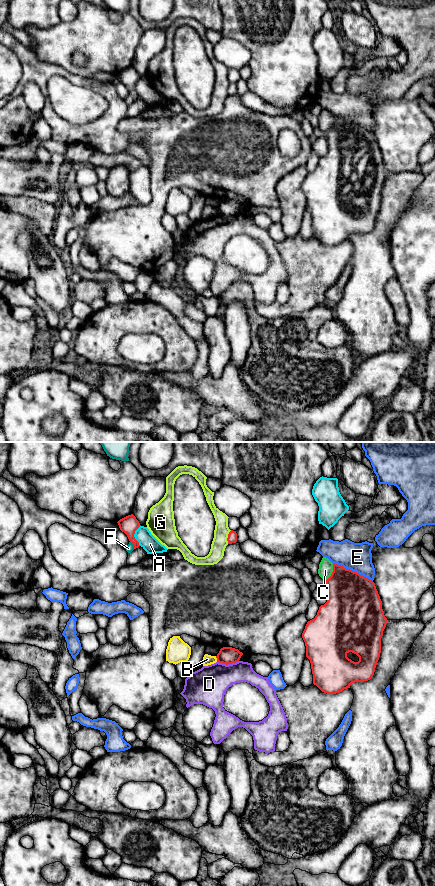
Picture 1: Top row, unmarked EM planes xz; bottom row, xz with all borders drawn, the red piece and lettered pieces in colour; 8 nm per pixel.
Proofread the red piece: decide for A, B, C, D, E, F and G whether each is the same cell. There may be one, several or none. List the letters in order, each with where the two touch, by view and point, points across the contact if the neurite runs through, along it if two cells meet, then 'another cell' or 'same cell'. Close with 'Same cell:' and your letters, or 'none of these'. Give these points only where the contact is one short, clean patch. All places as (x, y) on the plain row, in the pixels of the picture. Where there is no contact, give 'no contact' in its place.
A: meets red in xz at (133, 87); another cell
B: meets red in xz at (217, 211); border along xz (215, 208), (217, 213); another cell
C: meets red in xz at (332, 124); another cell
D: meets red in xz at (227, 216); another cell
E: meets red in xz at (353, 123); another cell
F: meets red in xz at (134, 97); another cell
G: meets red in xz at (228, 89); another cell
Same cell: none of these

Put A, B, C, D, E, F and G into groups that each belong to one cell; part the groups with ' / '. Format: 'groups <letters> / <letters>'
groups A / B / C / D / E / F / G

